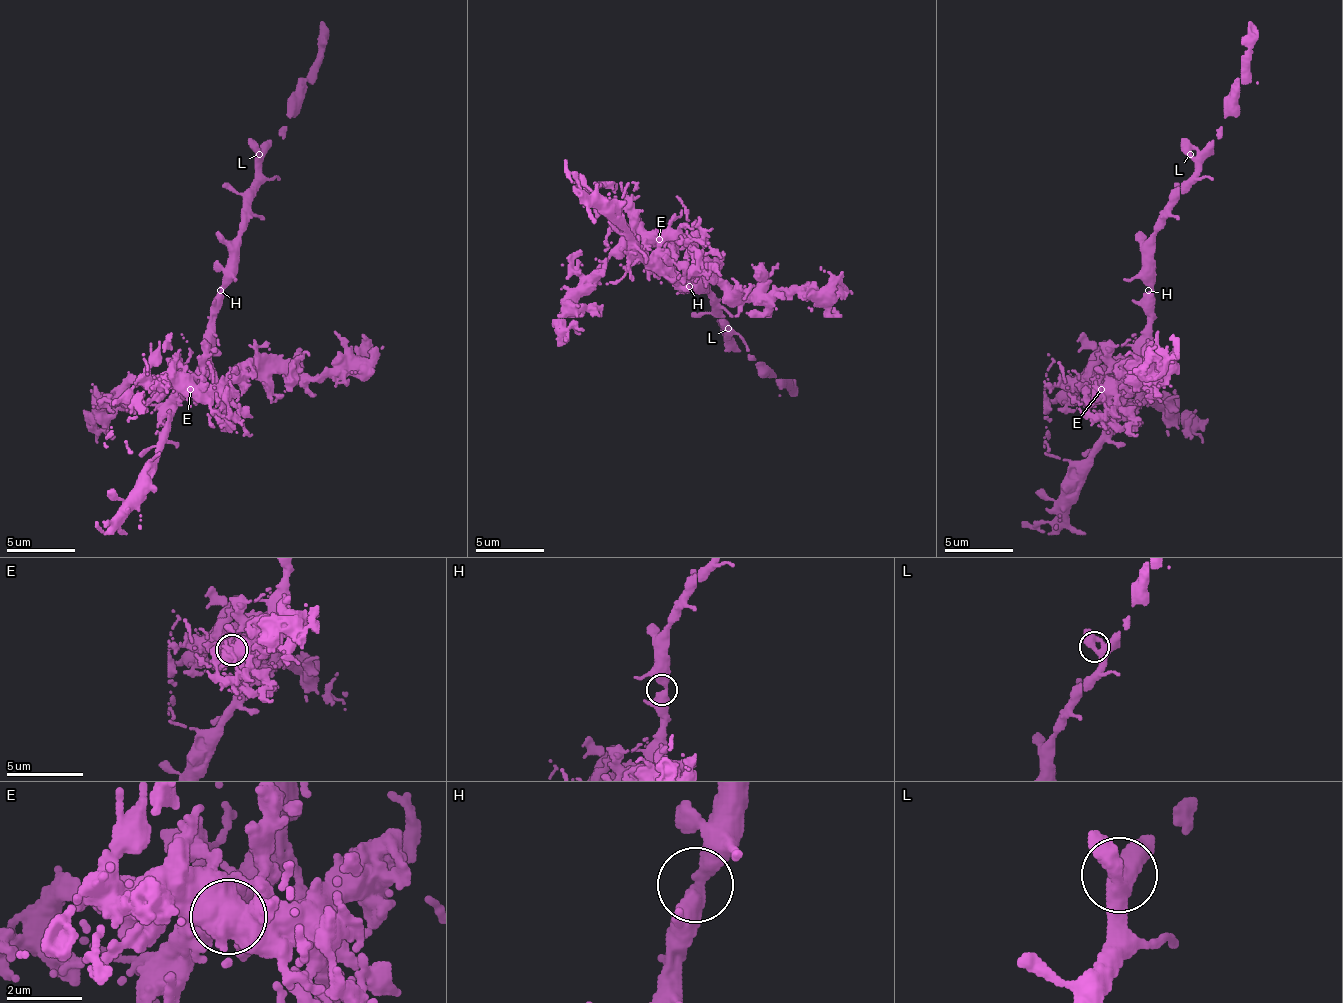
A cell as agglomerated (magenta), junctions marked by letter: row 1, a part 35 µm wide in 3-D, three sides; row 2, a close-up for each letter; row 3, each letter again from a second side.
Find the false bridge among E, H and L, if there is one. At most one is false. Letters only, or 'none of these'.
E

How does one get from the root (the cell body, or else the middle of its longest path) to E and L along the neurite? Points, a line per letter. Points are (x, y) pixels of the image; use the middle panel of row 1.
E: (693, 290), (686, 290), (662, 265), (662, 241), (658, 238)
L: (693, 290), (703, 290), (710, 296), (713, 310), (723, 324), (723, 334), (727, 327)

